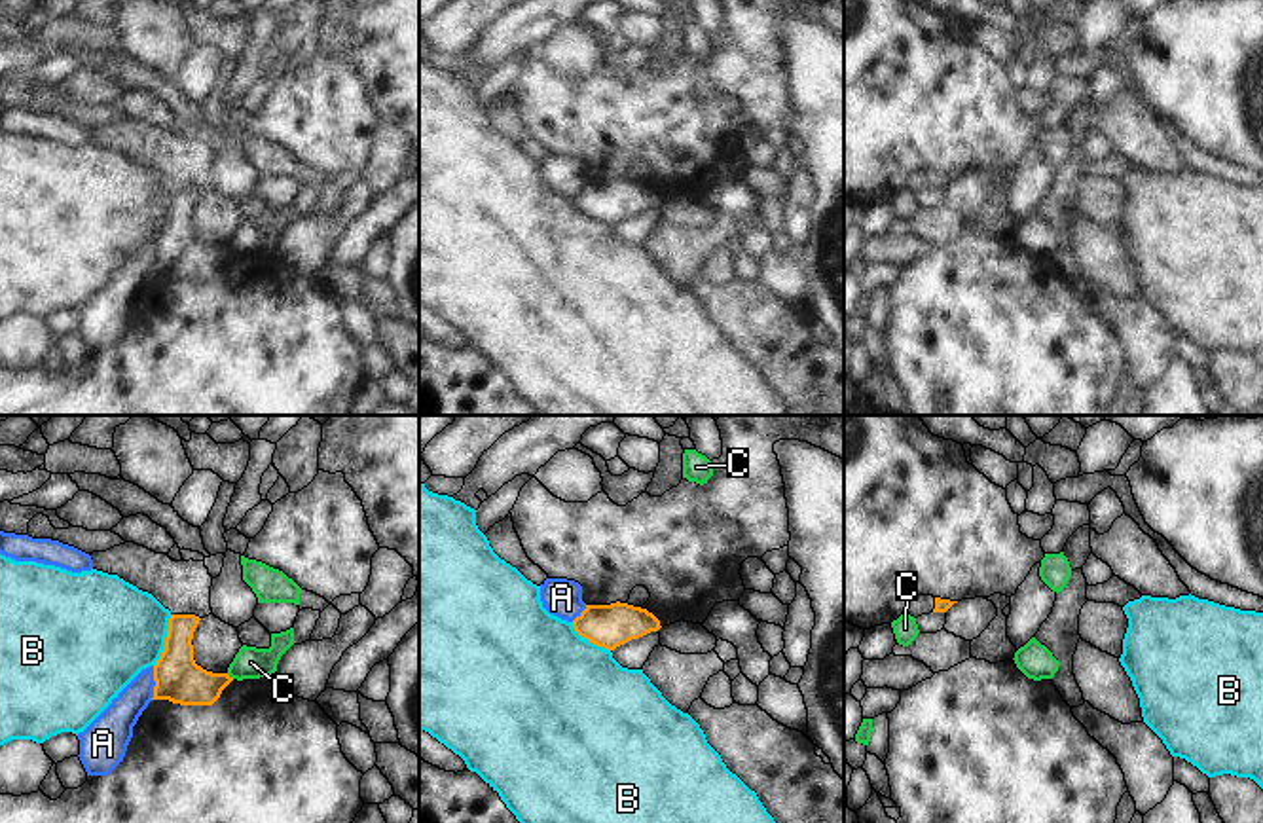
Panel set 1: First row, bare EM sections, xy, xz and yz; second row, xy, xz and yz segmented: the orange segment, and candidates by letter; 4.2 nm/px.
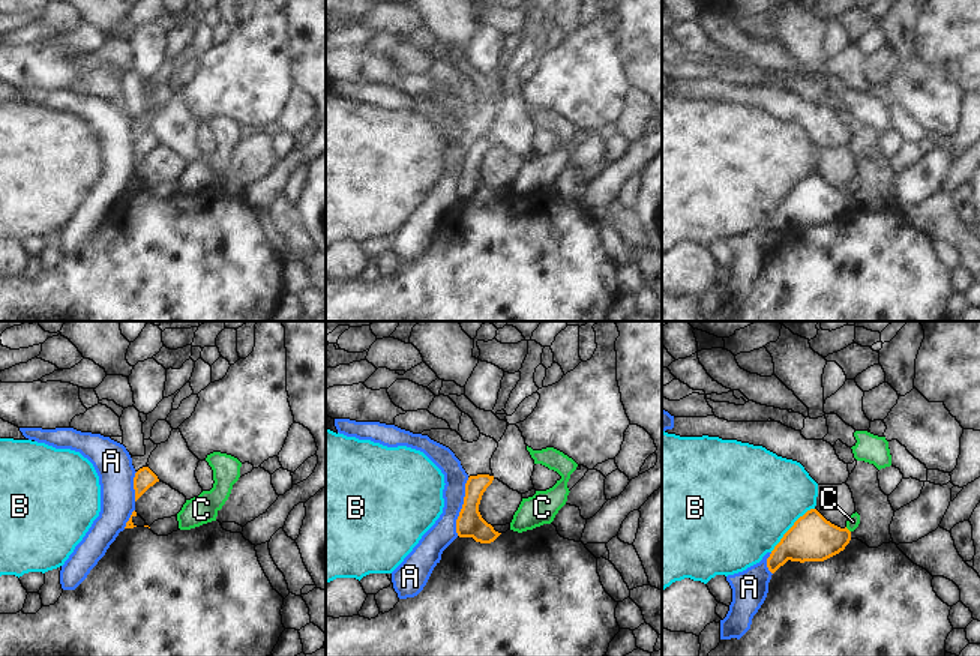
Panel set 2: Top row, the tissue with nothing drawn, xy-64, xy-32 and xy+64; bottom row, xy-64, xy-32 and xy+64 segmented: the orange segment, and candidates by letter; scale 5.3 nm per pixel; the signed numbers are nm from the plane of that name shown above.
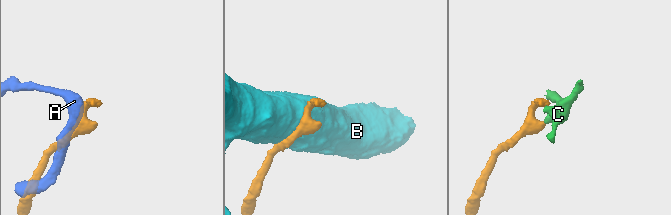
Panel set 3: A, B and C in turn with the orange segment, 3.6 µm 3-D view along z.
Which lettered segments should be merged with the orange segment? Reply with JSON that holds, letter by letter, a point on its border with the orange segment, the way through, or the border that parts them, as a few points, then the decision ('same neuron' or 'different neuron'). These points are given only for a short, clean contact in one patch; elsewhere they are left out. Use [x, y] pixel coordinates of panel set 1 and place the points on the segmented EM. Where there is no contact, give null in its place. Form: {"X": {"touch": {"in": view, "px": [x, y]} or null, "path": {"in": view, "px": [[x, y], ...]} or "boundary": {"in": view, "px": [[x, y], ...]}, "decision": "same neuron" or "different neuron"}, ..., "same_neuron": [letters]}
{"A": {"touch": {"in": "xy", "px": [156, 683]}, "boundary": {"in": "xy", "px": [[154, 666], [154, 694], [150, 698]]}, "decision": "different neuron"}, "B": {"touch": {"in": "xy", "px": [165, 641]}, "decision": "different neuron"}, "C": {"touch": {"in": "xy", "px": [230, 677]}, "boundary": {"in": "xy", "px": [[226, 674], [232, 679]]}, "decision": "different neuron"}, "same_neuron": []}

